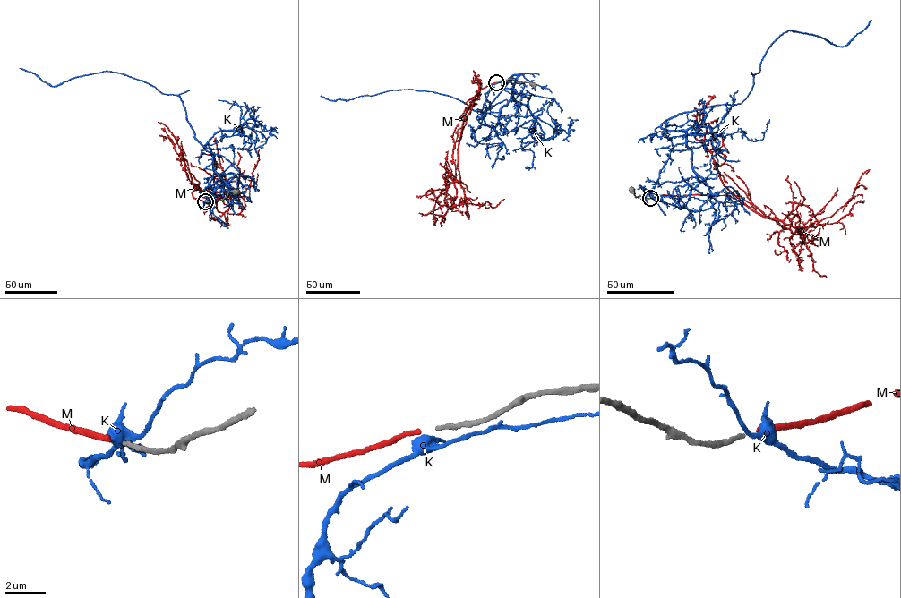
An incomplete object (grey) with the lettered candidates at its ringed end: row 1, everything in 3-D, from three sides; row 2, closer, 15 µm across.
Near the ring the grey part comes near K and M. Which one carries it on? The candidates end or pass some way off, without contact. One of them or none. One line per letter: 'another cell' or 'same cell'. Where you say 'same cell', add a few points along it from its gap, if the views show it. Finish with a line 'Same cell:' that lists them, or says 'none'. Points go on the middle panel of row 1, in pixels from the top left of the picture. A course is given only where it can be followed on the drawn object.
K: another cell
M: same cell; it runs (495, 82), (482, 89), (467, 108), (458, 148), (461, 182), (454, 180), (452, 204), (443, 215), (419, 213)
Same cell: M

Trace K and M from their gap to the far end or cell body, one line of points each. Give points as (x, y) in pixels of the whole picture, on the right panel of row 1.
K: (651, 198), (699, 211), (712, 203), (684, 131), (662, 123), (740, 104), (783, 33), (841, 46), (870, 20)
M: (651, 198), (730, 195), (782, 220), (795, 202), (807, 206), (818, 221), (846, 204), (860, 184), (867, 188)

